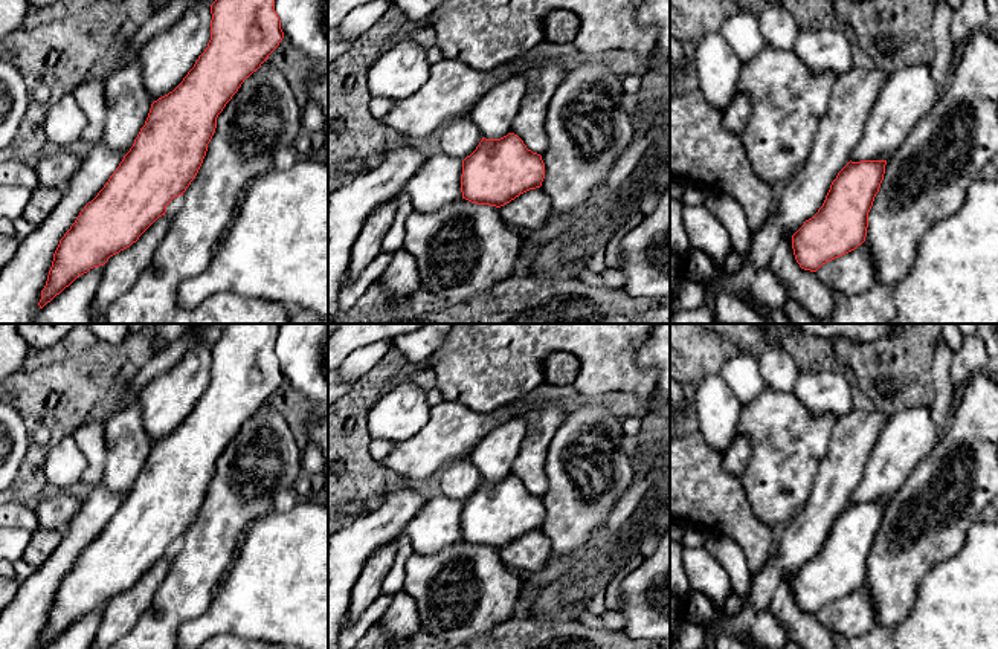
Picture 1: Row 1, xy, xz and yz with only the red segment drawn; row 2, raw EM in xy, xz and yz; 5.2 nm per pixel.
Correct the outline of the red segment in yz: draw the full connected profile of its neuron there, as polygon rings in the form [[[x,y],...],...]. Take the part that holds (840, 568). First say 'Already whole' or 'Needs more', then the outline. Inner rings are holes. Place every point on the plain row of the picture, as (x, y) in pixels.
Needs more. [[[926,406],[906,408],[882,426],[850,504],[832,524],[823,548],[792,577],[801,611],[816,614],[865,583],[868,554],[887,502],[932,452],[940,434]]]

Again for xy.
Needs more. [[[227,324],[224,327],[211,347],[211,382],[204,394],[172,434],[151,446],[145,467],[125,498],[111,493],[102,481],[93,486],[63,533],[60,545],[43,567],[20,583],[14,600],[0,611],[0,649],[44,649],[78,618],[104,608],[110,599],[136,585],[159,559],[165,557],[171,542],[183,538],[203,505],[218,457],[244,421],[269,402],[284,380],[281,362],[275,353],[278,331],[279,324]]]

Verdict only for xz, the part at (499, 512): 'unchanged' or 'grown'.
grown

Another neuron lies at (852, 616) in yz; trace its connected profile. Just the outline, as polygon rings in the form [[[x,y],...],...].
[[[865,583],[855,592],[823,606],[816,618],[830,634],[844,637],[864,635],[877,625],[874,600]]]

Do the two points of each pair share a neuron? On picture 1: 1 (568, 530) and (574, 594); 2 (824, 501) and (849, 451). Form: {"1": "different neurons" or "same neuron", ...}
{"1": "different neurons", "2": "same neuron"}

